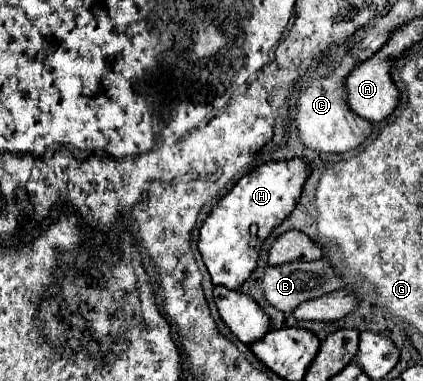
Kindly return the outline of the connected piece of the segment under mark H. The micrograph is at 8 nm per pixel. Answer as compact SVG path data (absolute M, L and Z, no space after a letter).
M300 158L286 162L264 162L244 174L210 210L210 216L200 228L198 250L216 286L238 288L252 274L264 238L294 210L308 174L310 170Z

